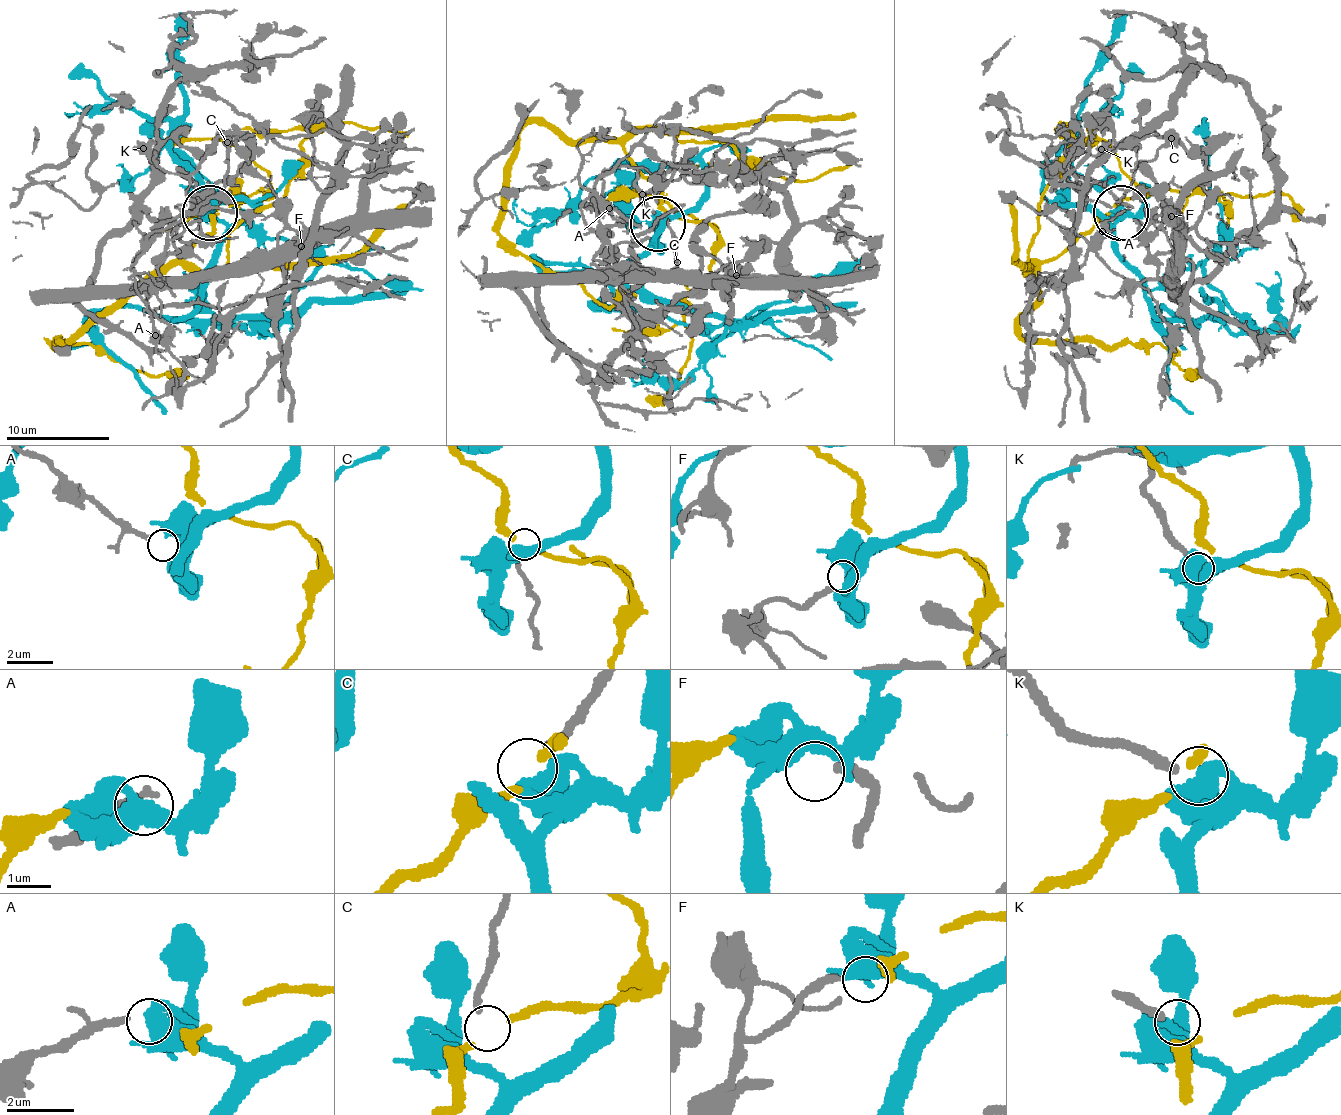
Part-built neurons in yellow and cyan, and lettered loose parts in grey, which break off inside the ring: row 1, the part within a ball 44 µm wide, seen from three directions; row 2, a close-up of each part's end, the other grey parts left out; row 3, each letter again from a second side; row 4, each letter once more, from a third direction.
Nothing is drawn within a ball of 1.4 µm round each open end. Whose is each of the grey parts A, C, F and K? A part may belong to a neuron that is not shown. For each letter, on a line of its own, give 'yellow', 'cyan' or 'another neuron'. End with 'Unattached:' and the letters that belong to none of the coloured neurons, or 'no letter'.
A: another neuron
C: yellow
F: another neuron
K: another neuron
Unattached: A, F, K

